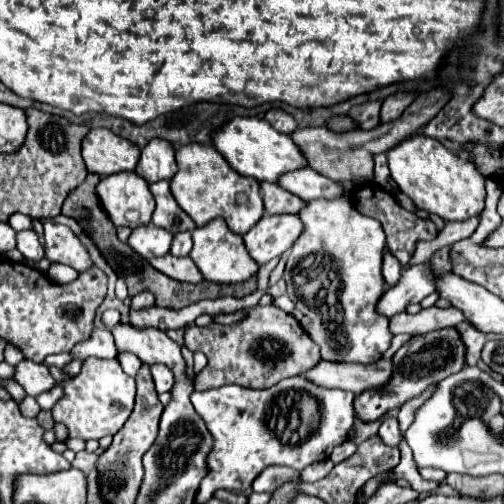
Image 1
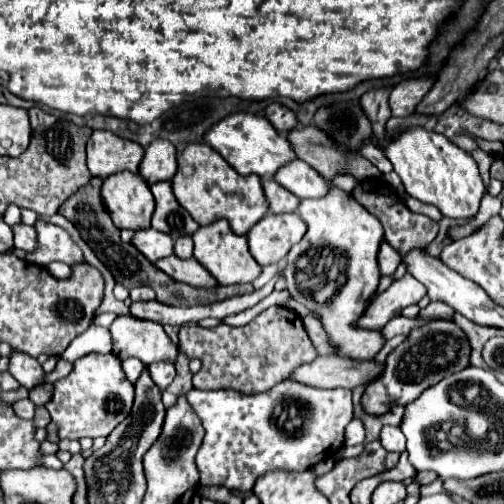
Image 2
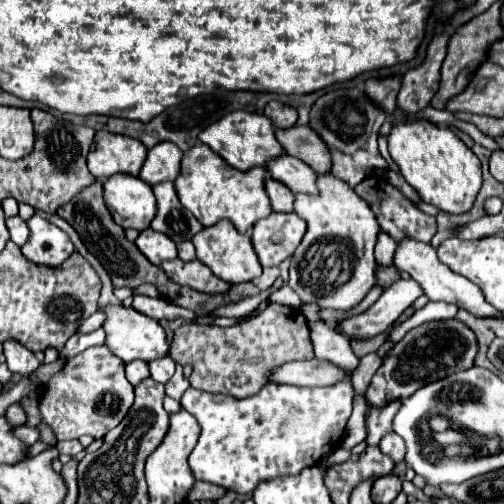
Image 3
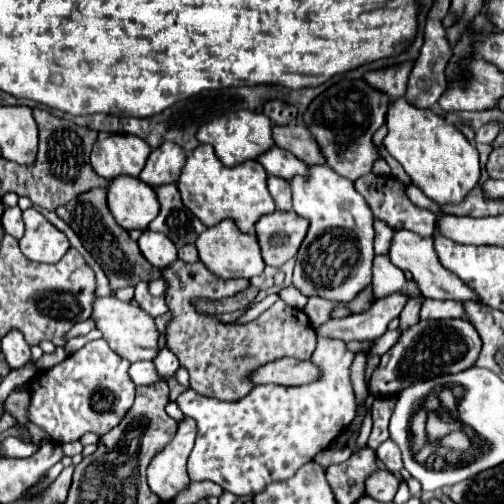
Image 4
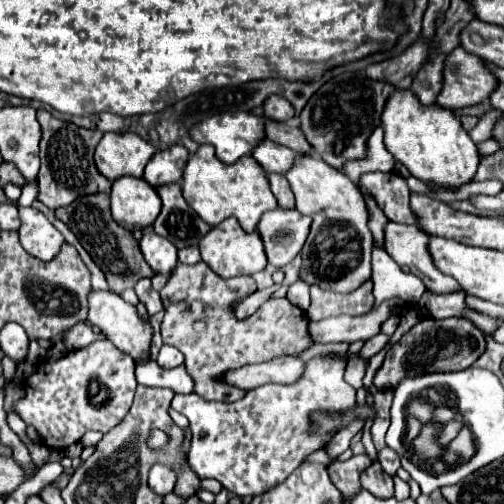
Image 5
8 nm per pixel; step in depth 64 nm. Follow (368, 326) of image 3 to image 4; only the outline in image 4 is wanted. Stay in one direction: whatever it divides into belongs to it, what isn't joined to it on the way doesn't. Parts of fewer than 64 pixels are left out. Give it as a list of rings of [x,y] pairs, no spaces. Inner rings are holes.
[[[390,294],[376,300],[374,306],[362,314],[350,314],[346,318],[332,318],[324,322],[316,328],[316,334],[342,342],[376,340],[386,332],[388,322],[400,316],[406,300],[408,298],[404,294]]]

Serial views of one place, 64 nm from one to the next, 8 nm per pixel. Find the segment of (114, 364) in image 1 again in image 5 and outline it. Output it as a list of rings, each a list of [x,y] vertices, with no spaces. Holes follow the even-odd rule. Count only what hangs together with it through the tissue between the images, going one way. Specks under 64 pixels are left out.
[[[98,340],[98,342],[92,342],[86,348],[68,352],[60,360],[54,360],[54,362],[38,360],[36,370],[24,382],[26,396],[14,402],[14,410],[18,412],[18,416],[28,426],[34,426],[38,430],[42,442],[48,448],[64,452],[68,446],[80,442],[80,438],[88,430],[100,430],[100,432],[106,434],[108,430],[112,430],[128,414],[128,410],[132,406],[132,400],[134,400],[136,386],[138,386],[134,370],[136,370],[136,362],[134,362],[132,356],[118,350],[108,340]]]

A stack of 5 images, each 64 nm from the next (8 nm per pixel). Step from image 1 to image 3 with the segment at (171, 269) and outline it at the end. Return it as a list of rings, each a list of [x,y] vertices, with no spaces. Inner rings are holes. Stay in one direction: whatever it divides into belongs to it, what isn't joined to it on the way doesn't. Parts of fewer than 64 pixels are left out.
[[[180,258],[164,262],[162,270],[166,272],[166,276],[180,284],[180,286],[188,286],[192,290],[204,293],[224,293],[230,289],[232,284],[227,283],[214,276],[208,266],[204,266],[200,260],[192,260],[192,262],[182,262]]]

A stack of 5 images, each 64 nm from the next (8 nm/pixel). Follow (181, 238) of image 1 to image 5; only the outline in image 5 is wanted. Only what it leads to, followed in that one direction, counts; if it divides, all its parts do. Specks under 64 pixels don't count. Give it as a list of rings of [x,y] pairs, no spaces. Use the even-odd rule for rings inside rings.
[[[198,246],[178,250],[178,260],[180,260],[182,264],[190,264],[190,266],[192,266],[192,264],[196,264],[196,262],[200,262],[200,260],[202,260],[202,256],[200,256]]]

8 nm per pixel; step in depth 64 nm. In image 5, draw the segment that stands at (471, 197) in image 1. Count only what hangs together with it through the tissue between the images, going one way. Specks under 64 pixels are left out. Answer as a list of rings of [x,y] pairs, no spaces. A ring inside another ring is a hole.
[[[396,88],[382,112],[382,126],[386,148],[410,170],[412,176],[438,186],[460,186],[474,178],[480,156],[476,144],[452,110],[436,104],[424,106],[412,90]]]

